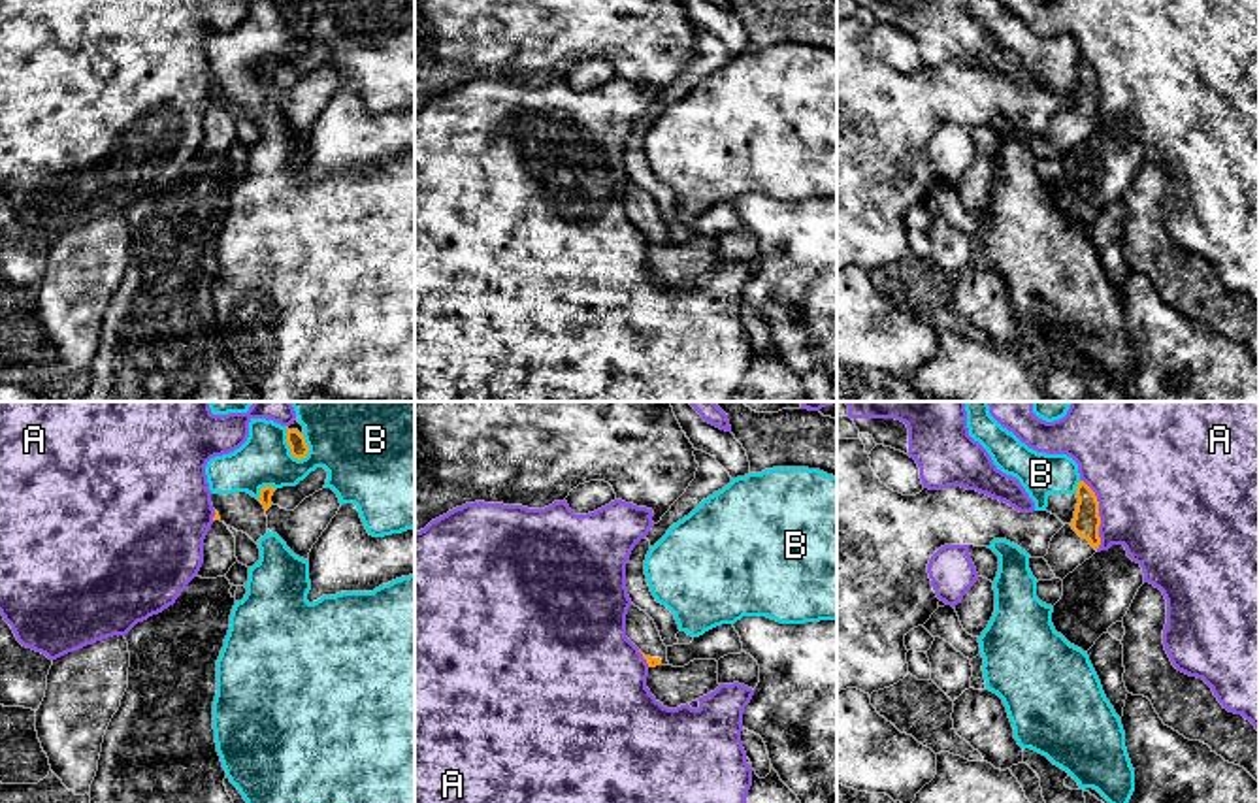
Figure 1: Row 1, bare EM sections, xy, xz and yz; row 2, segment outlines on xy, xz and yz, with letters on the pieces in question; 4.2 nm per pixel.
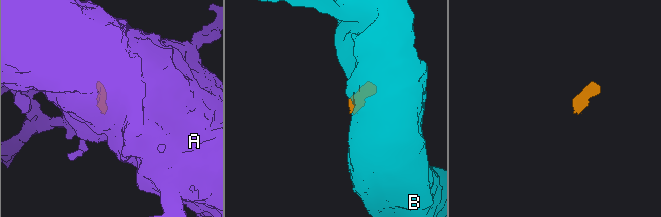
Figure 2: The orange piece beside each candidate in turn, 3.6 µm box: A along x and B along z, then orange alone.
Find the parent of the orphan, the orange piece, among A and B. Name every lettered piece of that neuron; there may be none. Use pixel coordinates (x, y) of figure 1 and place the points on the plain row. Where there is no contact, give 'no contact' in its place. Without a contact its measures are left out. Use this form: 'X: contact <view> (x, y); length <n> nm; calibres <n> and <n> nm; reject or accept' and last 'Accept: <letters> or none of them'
A: contact yz (1097, 93); length 320 nm; calibres 120 and 480 nm; reject
B: contact xy (289, 23); length 170 nm; calibres 80 and 240 nm; reject
Accept: none of them

